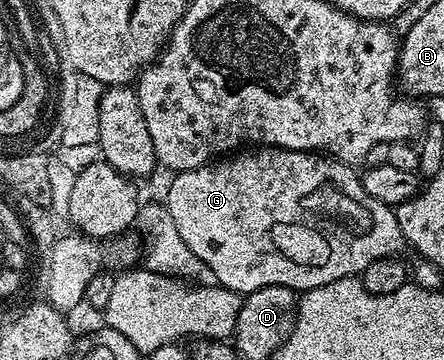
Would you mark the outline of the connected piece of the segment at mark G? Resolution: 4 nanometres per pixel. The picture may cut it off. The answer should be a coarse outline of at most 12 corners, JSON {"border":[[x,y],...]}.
{"border":[[248,148],[166,213],[241,296],[406,250],[349,163]]}

